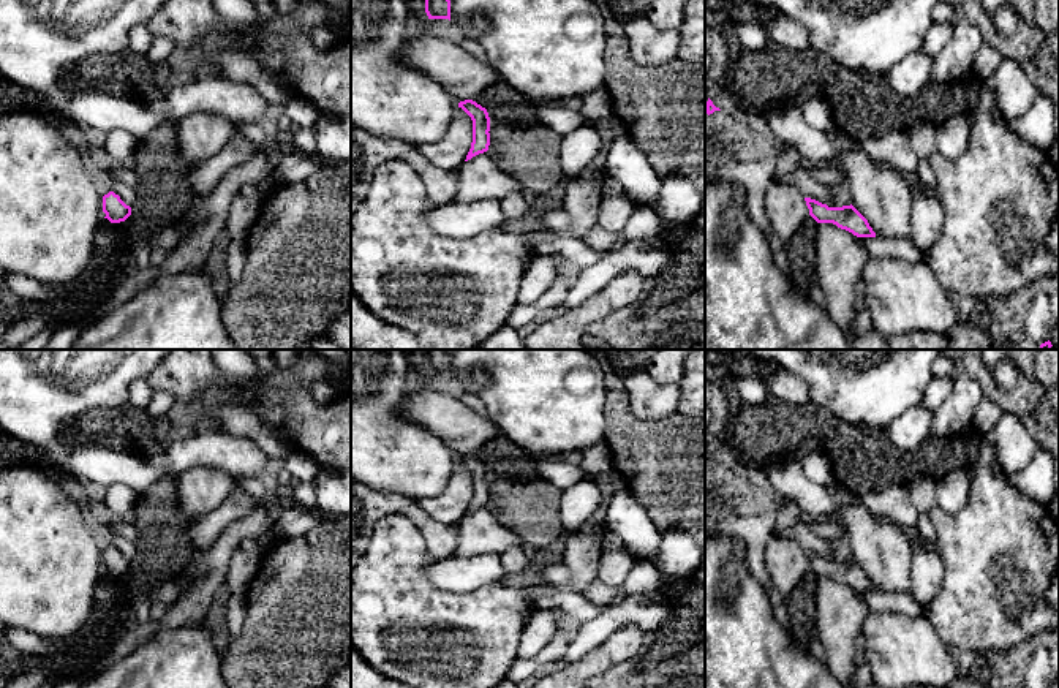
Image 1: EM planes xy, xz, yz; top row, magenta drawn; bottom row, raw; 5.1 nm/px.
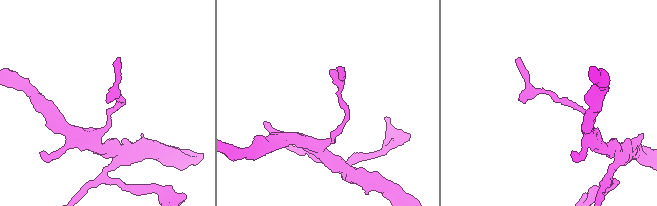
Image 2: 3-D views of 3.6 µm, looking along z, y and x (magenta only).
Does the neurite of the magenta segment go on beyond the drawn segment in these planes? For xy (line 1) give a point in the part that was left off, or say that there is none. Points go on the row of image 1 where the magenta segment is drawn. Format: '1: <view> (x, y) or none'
1: none

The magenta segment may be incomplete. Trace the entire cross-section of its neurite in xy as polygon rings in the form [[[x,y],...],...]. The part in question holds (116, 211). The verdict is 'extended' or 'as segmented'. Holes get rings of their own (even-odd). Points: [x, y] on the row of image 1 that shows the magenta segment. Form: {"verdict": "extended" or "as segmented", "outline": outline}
{"verdict": "as segmented", "outline": [[[109,191],[103,196],[103,212],[111,223],[125,221],[131,215],[131,207],[126,206],[119,195]]]}

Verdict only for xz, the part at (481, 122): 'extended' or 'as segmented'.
as segmented

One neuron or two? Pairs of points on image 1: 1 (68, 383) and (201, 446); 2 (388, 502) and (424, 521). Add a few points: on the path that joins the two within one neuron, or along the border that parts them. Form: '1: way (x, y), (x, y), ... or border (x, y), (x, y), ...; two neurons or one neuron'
1: way (59, 432), (86, 462), (152, 467); one neuron
2: way (397, 505), (414, 513); one neuron

